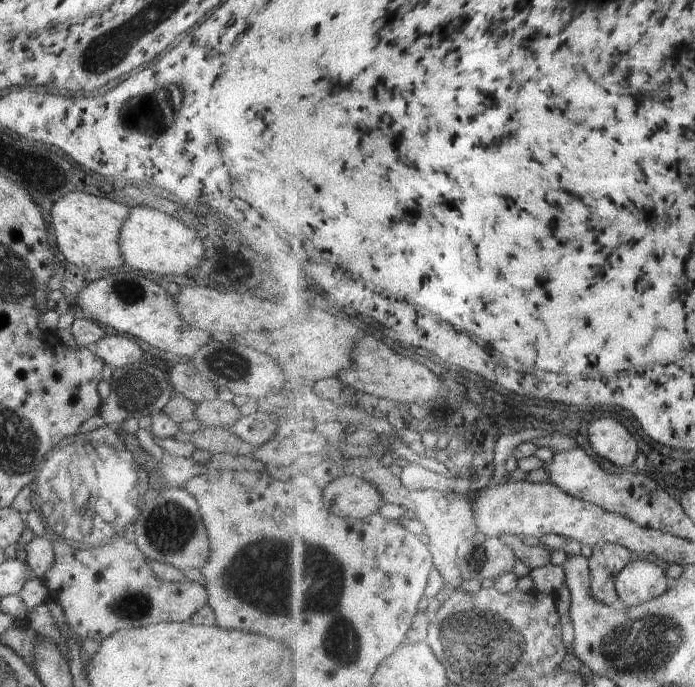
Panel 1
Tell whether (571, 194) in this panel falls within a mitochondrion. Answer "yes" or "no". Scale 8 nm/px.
no

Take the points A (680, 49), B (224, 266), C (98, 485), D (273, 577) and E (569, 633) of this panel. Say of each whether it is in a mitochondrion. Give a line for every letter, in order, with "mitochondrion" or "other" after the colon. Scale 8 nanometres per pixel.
A: other
B: other
C: mitochondrion
D: mitochondrion
E: other

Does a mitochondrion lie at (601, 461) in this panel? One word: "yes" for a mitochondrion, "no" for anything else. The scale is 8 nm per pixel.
no

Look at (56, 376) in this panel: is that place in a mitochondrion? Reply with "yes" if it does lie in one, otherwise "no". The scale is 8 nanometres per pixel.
no

